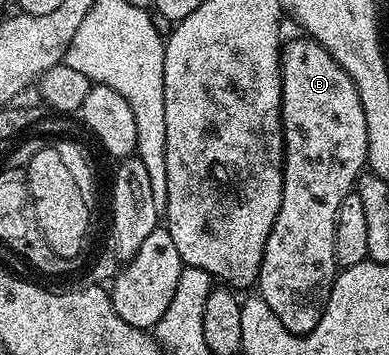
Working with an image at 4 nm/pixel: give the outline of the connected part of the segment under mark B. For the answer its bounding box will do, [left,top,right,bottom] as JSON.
[257,37,367,336]

